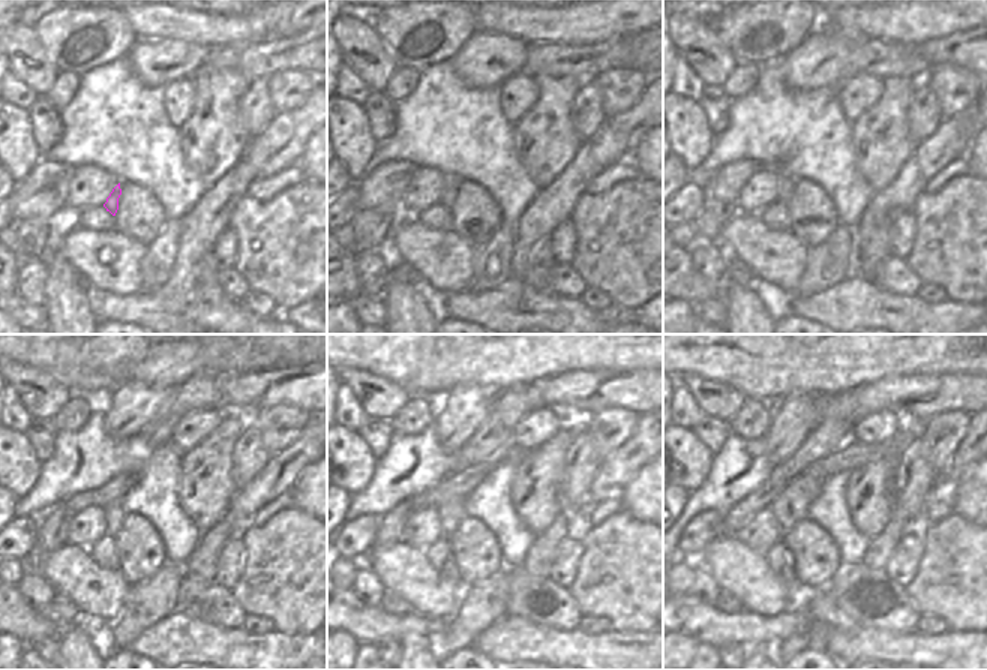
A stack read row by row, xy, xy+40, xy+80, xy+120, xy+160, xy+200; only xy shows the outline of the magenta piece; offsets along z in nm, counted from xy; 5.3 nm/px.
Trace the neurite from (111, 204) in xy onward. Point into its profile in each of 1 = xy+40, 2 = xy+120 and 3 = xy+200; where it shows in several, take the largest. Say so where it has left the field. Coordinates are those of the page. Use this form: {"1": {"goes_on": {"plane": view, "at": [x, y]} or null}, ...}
{"1": {"goes_on": {"plane": "xy+40", "at": [450, 189]}}, "2": {"goes_on": {"plane": "xy+120", "at": [114, 513]}}, "3": {"goes_on": {"plane": "xy+200", "at": [791, 505]}}}

